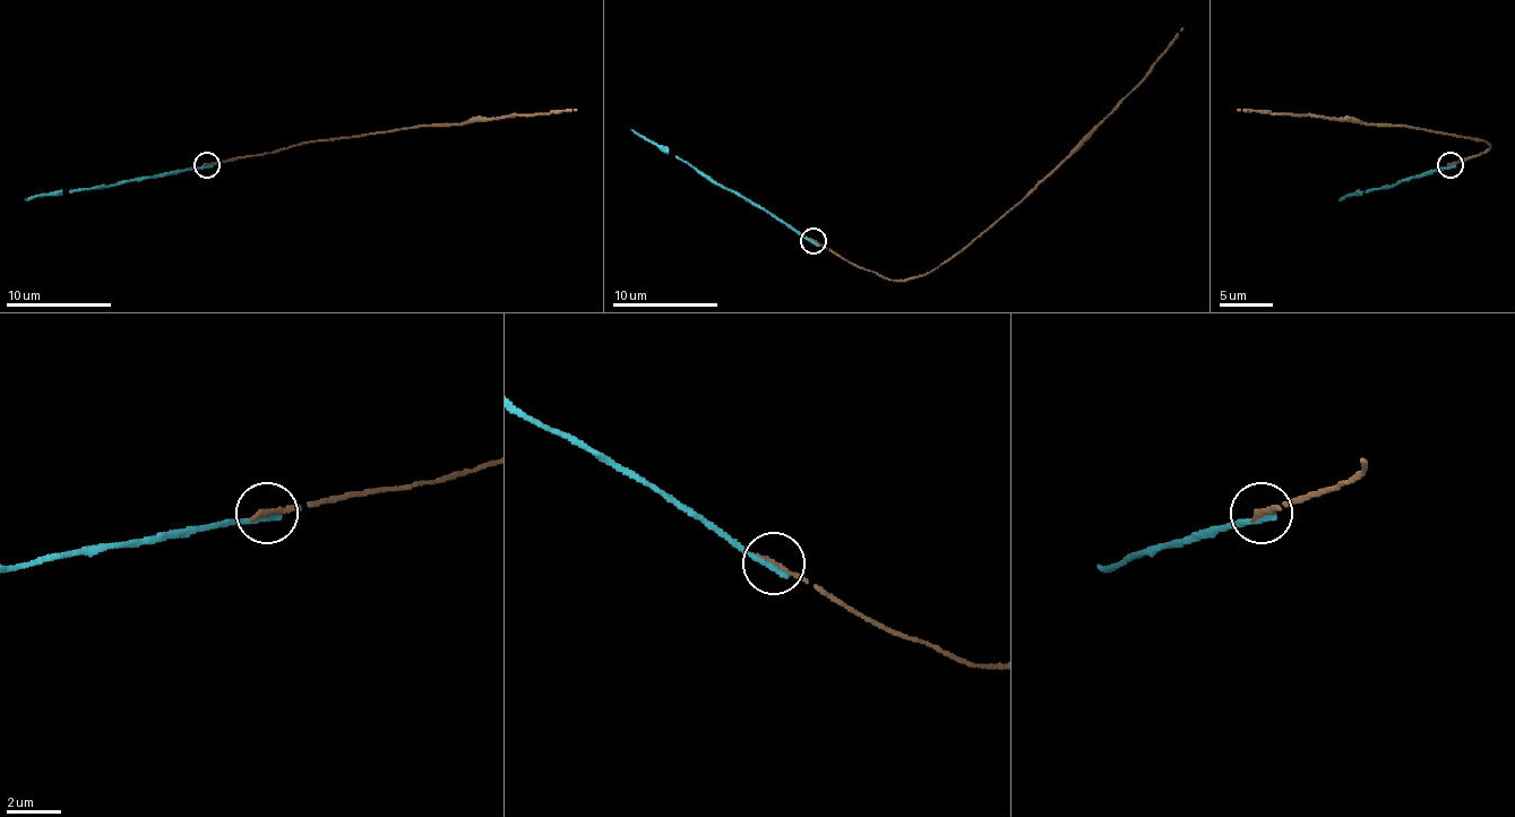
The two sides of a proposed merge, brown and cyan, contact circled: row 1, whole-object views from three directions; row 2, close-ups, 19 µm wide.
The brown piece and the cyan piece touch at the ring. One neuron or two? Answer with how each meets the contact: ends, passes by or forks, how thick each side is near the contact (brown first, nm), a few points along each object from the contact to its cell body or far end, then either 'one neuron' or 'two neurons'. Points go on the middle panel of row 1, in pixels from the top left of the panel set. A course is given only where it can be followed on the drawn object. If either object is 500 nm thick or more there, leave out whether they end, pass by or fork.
brown ends there; cyan ends there; 180 nm thick on the brown side, 240 nm on the other; brown runs (812, 240), (889, 280), (929, 274), (1008, 213), (1145, 76), (1182, 28); cyan runs (812, 242), (630, 129); two neurons

